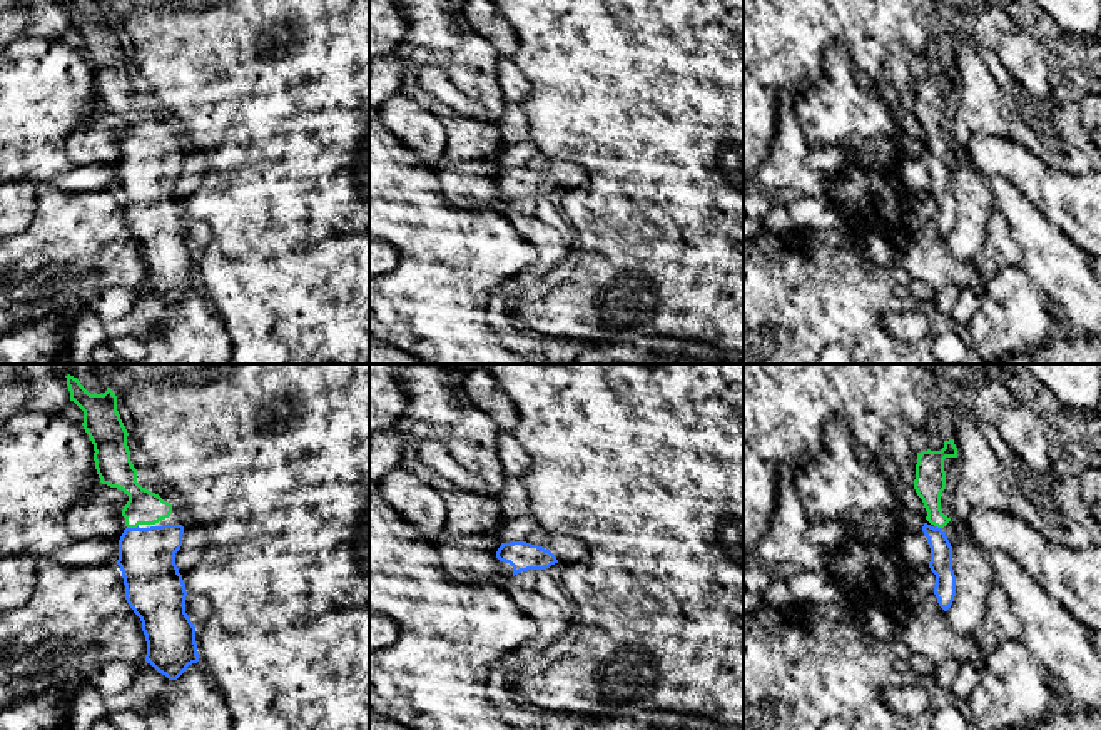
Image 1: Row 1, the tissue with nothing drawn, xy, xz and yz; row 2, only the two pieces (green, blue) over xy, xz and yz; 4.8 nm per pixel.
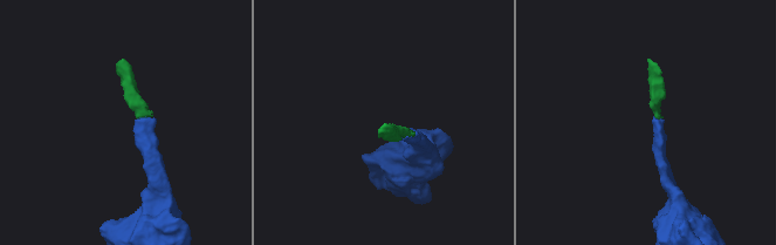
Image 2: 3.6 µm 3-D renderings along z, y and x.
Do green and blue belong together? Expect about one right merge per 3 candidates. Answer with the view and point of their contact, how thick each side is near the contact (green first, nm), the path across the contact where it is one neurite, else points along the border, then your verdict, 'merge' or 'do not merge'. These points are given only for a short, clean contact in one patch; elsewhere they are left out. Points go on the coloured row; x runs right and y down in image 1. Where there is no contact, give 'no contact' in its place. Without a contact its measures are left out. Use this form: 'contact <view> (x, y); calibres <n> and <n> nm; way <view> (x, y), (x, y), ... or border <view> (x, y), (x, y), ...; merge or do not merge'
contact xy (132, 527); calibres 160 and 280 nm; way xy (144, 506), (134, 517), (132, 527), (134, 542), (146, 555); merge

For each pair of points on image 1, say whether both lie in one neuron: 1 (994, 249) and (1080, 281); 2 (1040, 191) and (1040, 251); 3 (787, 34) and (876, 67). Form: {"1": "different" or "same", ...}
{"1": "different", "2": "different", "3": "same"}

